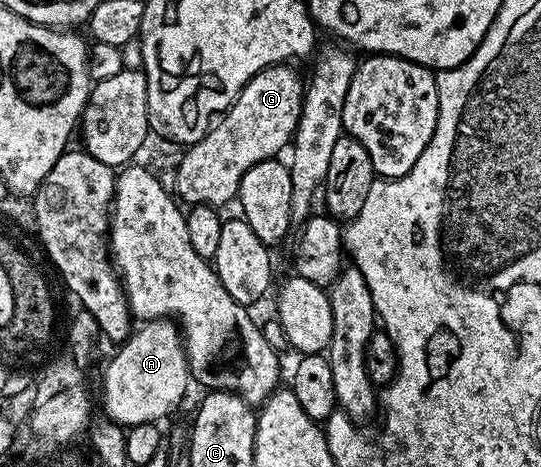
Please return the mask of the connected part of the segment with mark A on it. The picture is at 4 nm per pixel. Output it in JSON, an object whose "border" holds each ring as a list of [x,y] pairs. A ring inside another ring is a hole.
{"border":[[[146,321],[138,325],[116,350],[117,355],[106,364],[105,375],[101,378],[108,421],[126,428],[148,422],[160,423],[161,418],[167,417],[184,400],[185,389],[191,386],[183,335],[176,321]]]}

